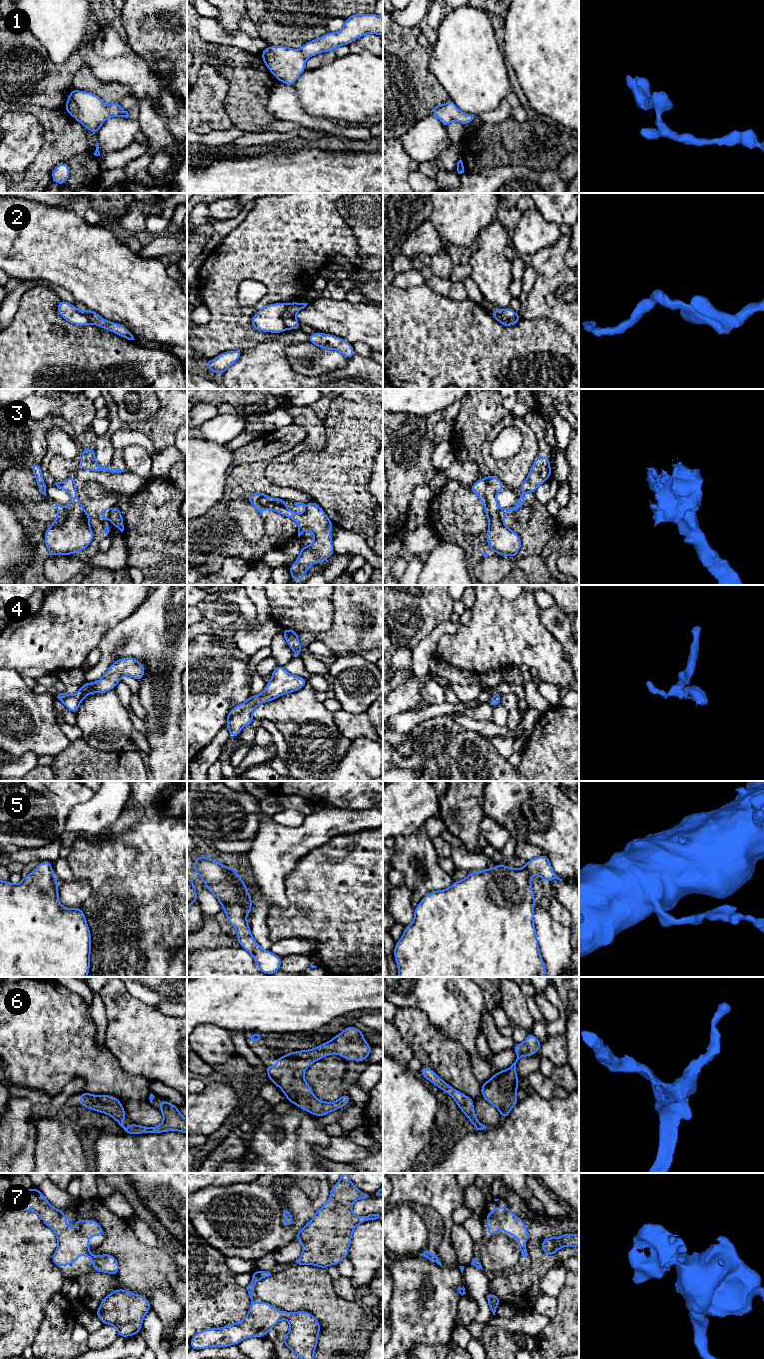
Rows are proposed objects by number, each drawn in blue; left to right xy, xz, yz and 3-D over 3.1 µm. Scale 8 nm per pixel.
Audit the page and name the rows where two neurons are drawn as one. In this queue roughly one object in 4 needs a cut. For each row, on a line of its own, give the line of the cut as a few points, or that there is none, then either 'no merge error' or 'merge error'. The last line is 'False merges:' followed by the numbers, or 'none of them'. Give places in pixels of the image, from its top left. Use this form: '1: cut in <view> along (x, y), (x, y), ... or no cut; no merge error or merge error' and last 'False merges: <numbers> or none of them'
1: no cut; no merge error
2: cut in xz along (287, 304), (282, 314), (282, 320), (286, 328); merge error
3: cut in yz along (487, 476), (485, 502), (490, 516), (489, 524); merge error
4: no cut; no merge error
5: no cut; no merge error
6: no cut; no merge error
7: no cut; no merge error
False merges: 2, 3

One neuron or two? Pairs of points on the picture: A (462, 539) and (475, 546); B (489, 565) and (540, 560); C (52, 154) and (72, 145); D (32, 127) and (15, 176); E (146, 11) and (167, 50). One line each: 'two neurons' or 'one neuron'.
A: one neuron
B: one neuron
C: one neuron
D: one neuron
E: one neuron

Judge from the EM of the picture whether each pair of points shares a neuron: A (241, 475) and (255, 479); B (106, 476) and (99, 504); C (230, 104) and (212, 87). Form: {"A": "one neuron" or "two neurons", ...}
{"A": "one neuron", "B": "one neuron", "C": "two neurons"}

